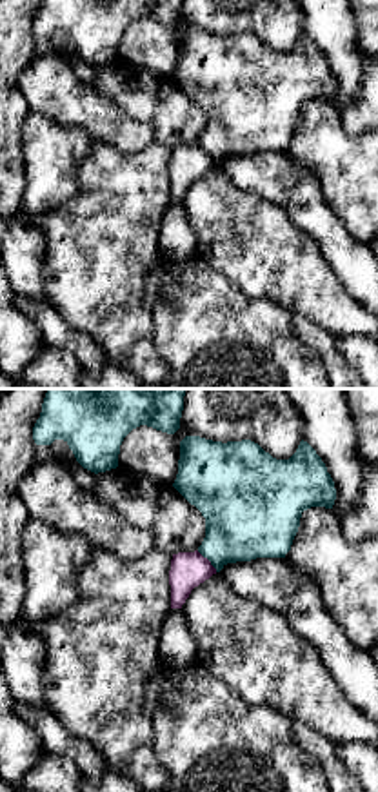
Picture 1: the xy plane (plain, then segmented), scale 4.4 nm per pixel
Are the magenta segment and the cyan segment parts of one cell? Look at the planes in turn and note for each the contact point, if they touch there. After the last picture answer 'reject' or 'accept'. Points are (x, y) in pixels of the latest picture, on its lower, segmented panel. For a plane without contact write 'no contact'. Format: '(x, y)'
(208, 560)

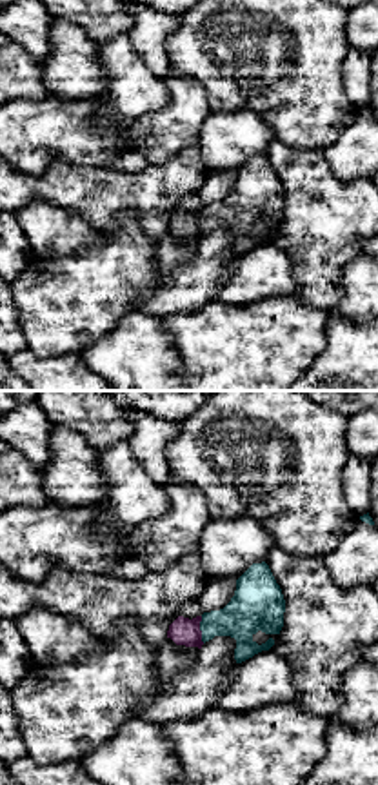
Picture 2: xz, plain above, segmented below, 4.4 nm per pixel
(198, 629)

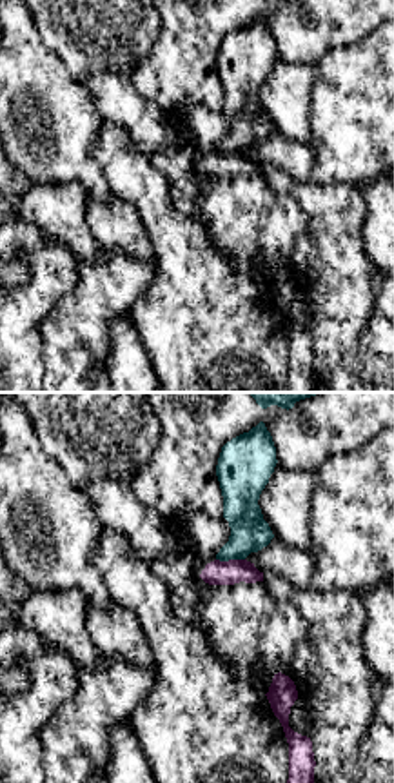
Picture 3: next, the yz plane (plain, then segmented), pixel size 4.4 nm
(231, 560)

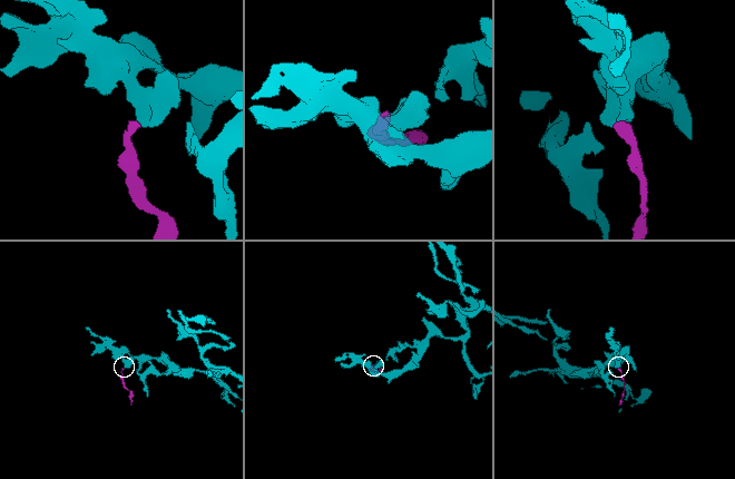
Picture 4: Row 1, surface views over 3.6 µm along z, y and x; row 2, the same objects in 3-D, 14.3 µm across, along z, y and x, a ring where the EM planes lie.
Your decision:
reject

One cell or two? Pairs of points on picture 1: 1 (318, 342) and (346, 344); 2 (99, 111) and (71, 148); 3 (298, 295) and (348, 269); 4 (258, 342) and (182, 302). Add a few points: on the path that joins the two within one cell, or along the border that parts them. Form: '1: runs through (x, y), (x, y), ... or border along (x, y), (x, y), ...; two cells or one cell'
1: border along (335, 338), (342, 356), (355, 369); two cells
2: border along (44, 117), (59, 124), (77, 124), (93, 140); two cells
3: border along (311, 238), (340, 284), (358, 302); two cells
4: runs through (240, 342), (222, 342), (200, 320); one cell

